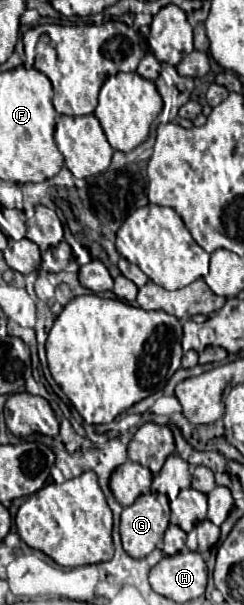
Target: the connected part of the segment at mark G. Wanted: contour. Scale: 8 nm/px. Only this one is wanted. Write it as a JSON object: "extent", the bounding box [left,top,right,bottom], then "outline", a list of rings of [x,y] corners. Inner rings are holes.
{"extent":[121,493,169,557],"outline":[[[145,493],[121,513],[121,541],[131,557],[147,557],[169,526],[169,499],[164,494]]]}

